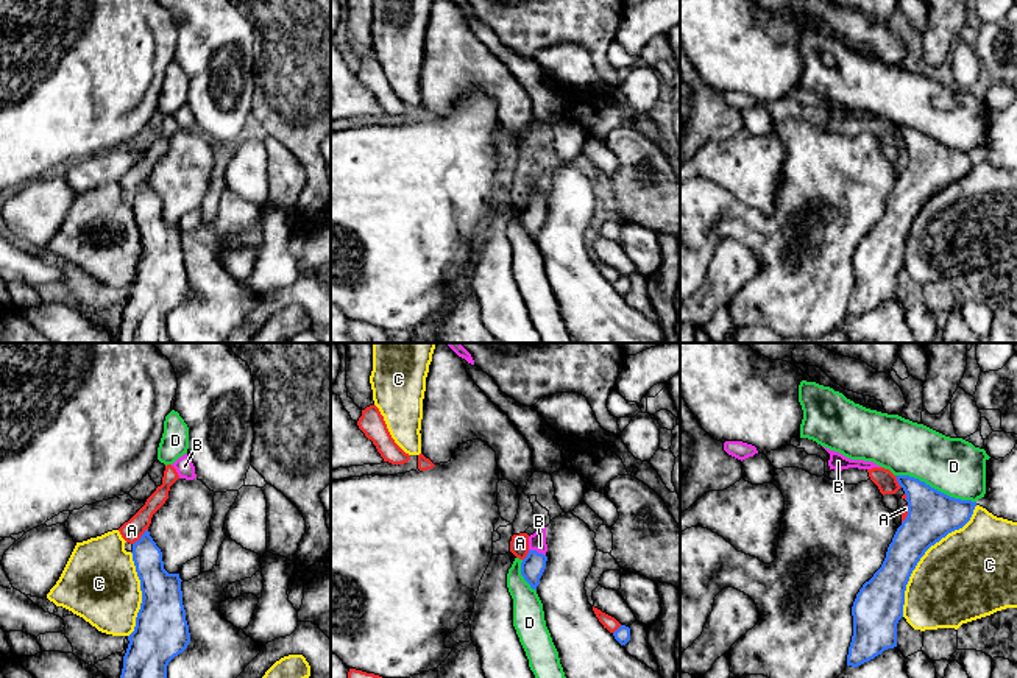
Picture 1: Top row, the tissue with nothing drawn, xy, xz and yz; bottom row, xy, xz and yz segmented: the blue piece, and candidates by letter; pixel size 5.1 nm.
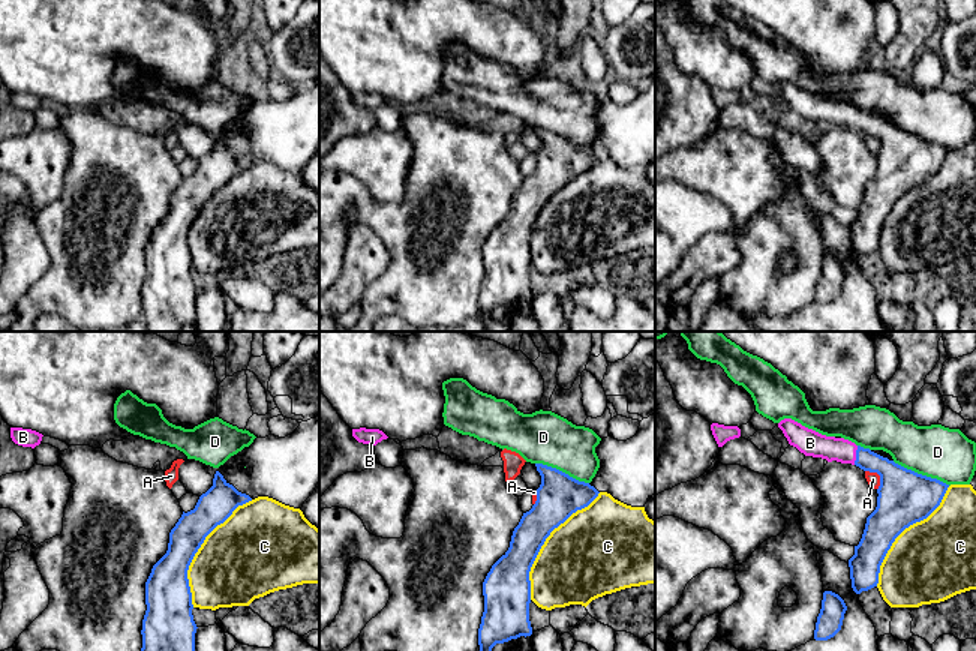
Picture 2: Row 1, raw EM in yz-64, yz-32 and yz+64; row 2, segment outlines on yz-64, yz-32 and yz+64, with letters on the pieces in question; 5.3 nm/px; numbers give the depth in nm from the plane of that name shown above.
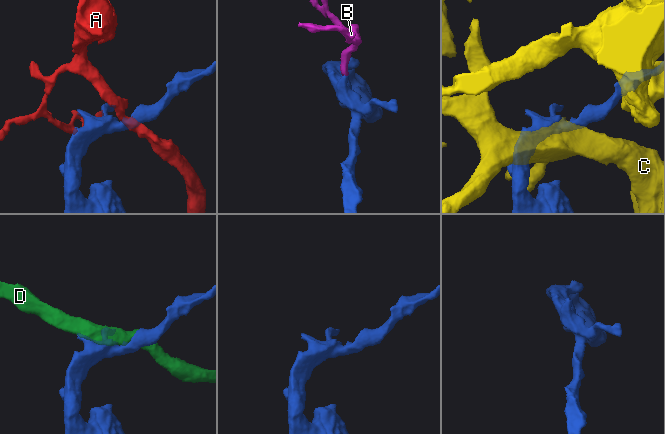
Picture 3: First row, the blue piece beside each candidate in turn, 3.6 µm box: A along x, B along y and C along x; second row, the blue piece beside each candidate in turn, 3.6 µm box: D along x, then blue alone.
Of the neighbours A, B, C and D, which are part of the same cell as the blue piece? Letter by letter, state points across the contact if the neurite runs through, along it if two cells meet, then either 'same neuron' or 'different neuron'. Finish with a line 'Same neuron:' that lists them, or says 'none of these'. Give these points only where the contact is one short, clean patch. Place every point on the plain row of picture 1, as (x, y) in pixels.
A: different neuron
B: way xz (534, 215), (537, 203), (537, 192); same neuron
C: different neuron
D: different neuron
Same neuron: B

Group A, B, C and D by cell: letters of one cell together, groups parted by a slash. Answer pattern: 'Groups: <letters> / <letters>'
Groups: A / B / C / D

